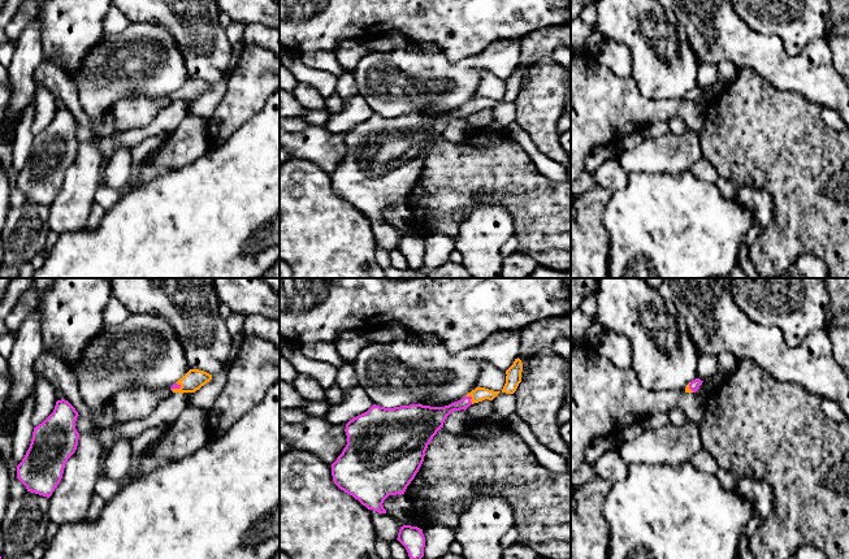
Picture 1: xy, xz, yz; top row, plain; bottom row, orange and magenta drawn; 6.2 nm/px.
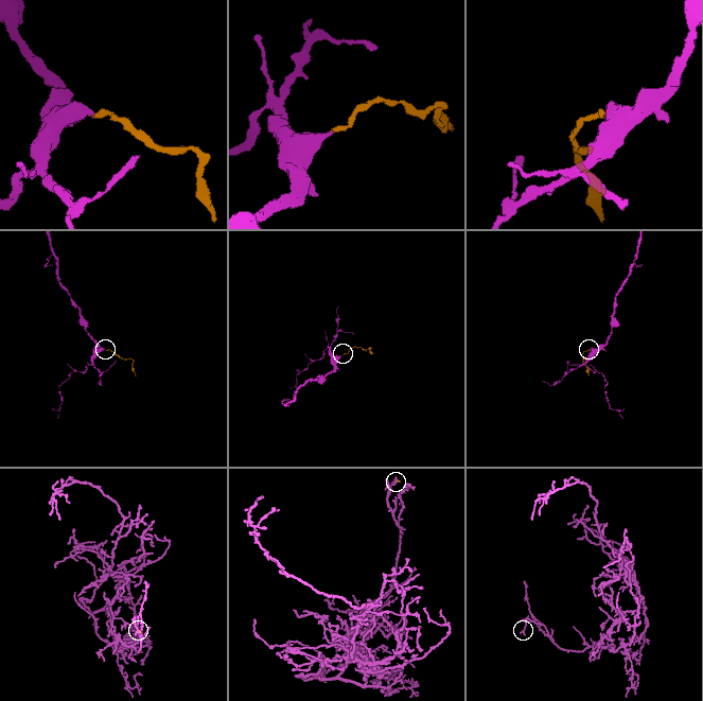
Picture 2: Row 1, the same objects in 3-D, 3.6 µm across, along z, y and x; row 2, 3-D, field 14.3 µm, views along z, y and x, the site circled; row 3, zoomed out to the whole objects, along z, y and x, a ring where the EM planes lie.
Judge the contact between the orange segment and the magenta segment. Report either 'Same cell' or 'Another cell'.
Same cell

